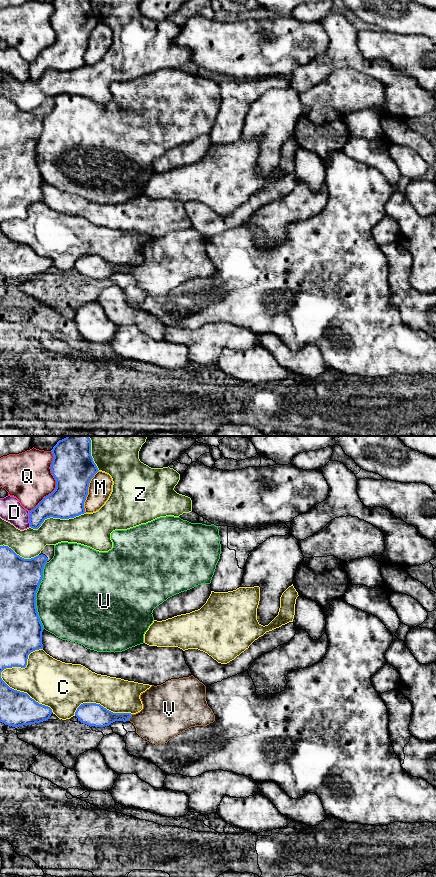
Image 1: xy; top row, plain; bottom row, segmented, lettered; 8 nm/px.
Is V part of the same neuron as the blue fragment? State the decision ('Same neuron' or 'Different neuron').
Same neuron

